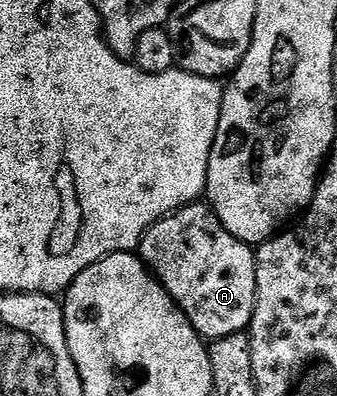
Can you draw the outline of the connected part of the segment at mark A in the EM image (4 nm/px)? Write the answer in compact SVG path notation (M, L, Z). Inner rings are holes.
M195 202L186 204L183 208L177 208L168 216L163 216L160 222L156 222L144 234L140 245L140 255L142 261L145 262L147 268L157 276L158 280L166 287L166 292L170 295L178 307L182 309L183 314L188 318L188 322L192 322L192 326L202 337L203 341L213 342L216 340L223 340L229 336L241 336L247 331L254 317L254 307L256 306L256 262L254 257L256 255L255 249L251 245L245 244L240 238L236 238L232 234L228 234L228 230L224 226L224 222L220 222L220 218L215 214L214 209L206 202Z

